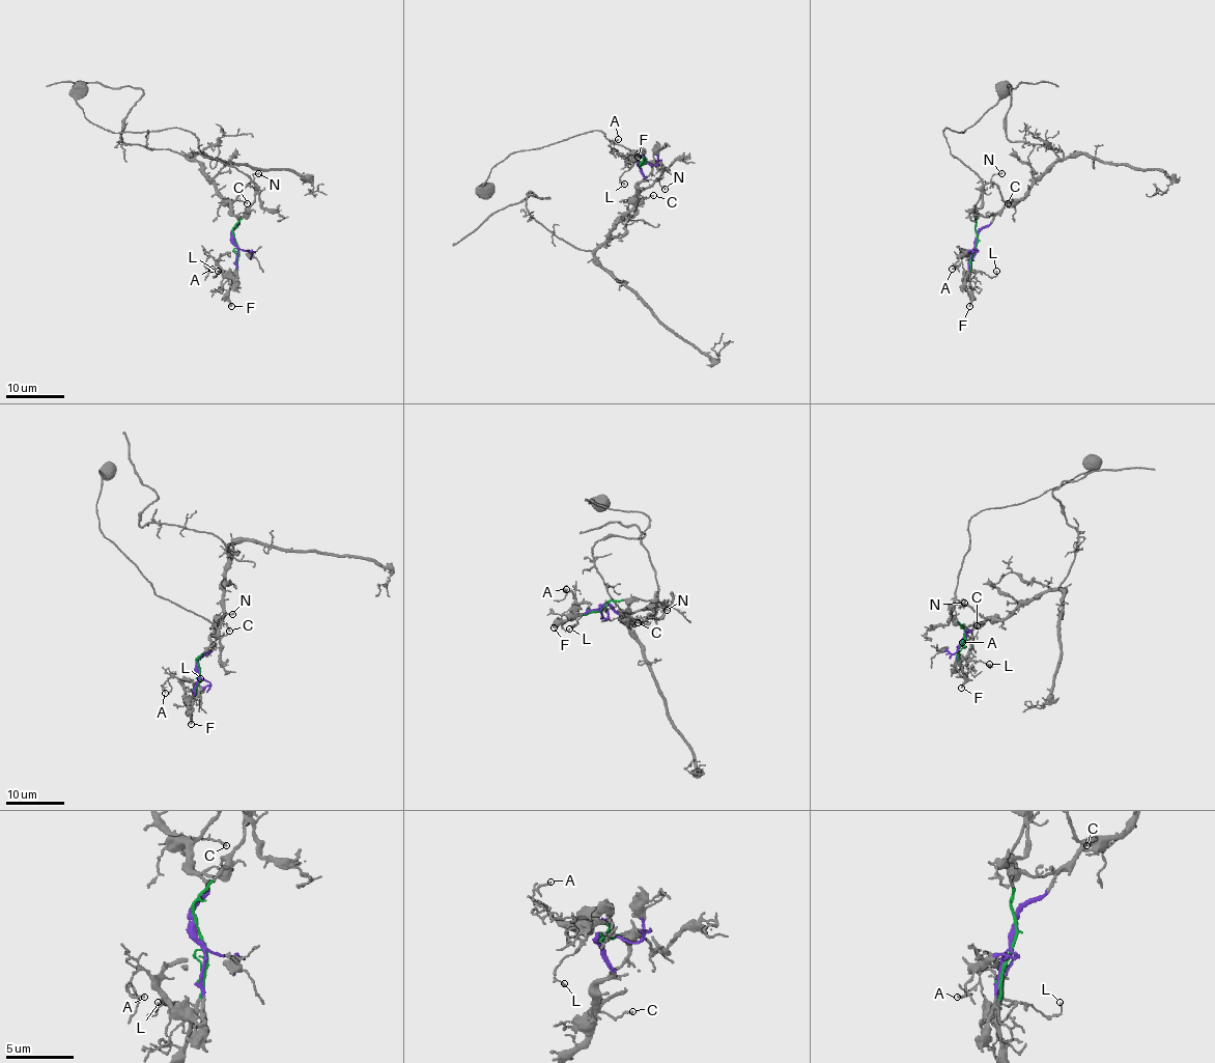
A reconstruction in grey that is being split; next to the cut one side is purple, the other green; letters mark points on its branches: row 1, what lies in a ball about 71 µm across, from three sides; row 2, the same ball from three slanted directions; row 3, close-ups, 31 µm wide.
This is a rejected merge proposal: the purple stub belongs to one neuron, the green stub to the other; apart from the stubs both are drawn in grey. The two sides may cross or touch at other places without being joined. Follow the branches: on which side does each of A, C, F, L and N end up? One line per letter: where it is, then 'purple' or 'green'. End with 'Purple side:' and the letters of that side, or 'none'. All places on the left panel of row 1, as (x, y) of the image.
A: place (212, 269); green
C: place (247, 203); purple
F: place (231, 306); green
L: place (218, 271); green
N: place (258, 173); purple
Purple side: C, N

